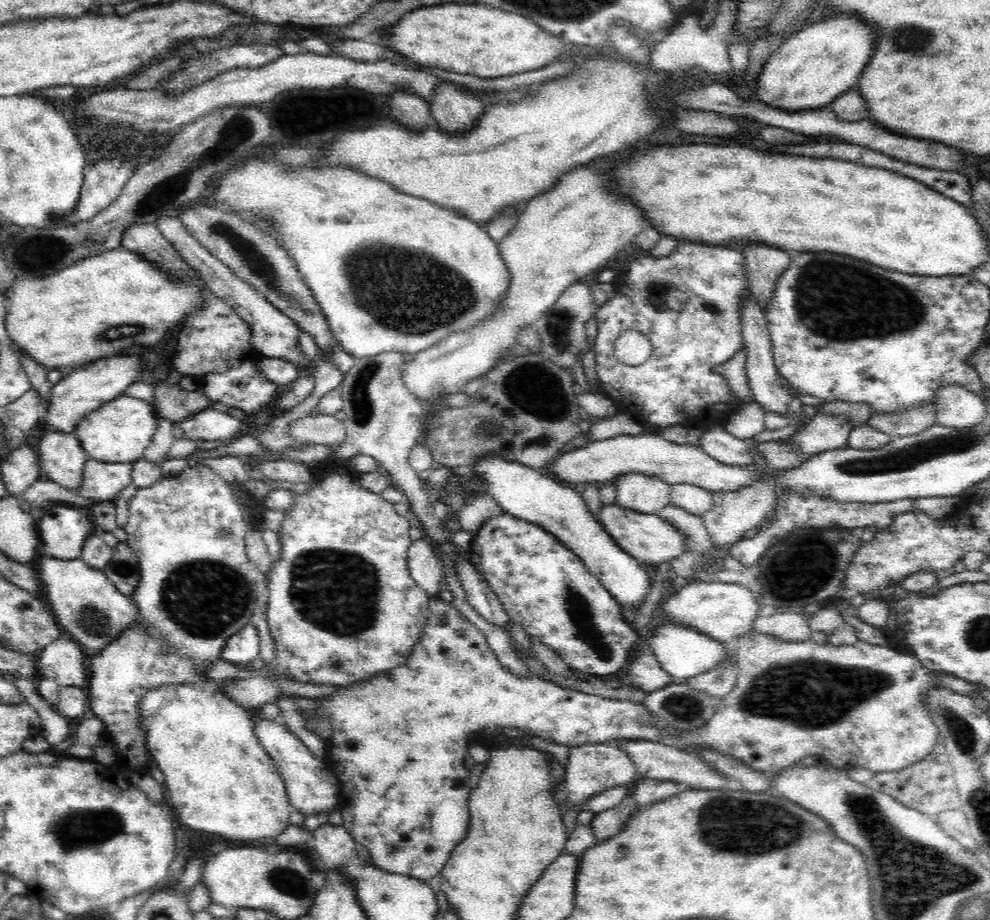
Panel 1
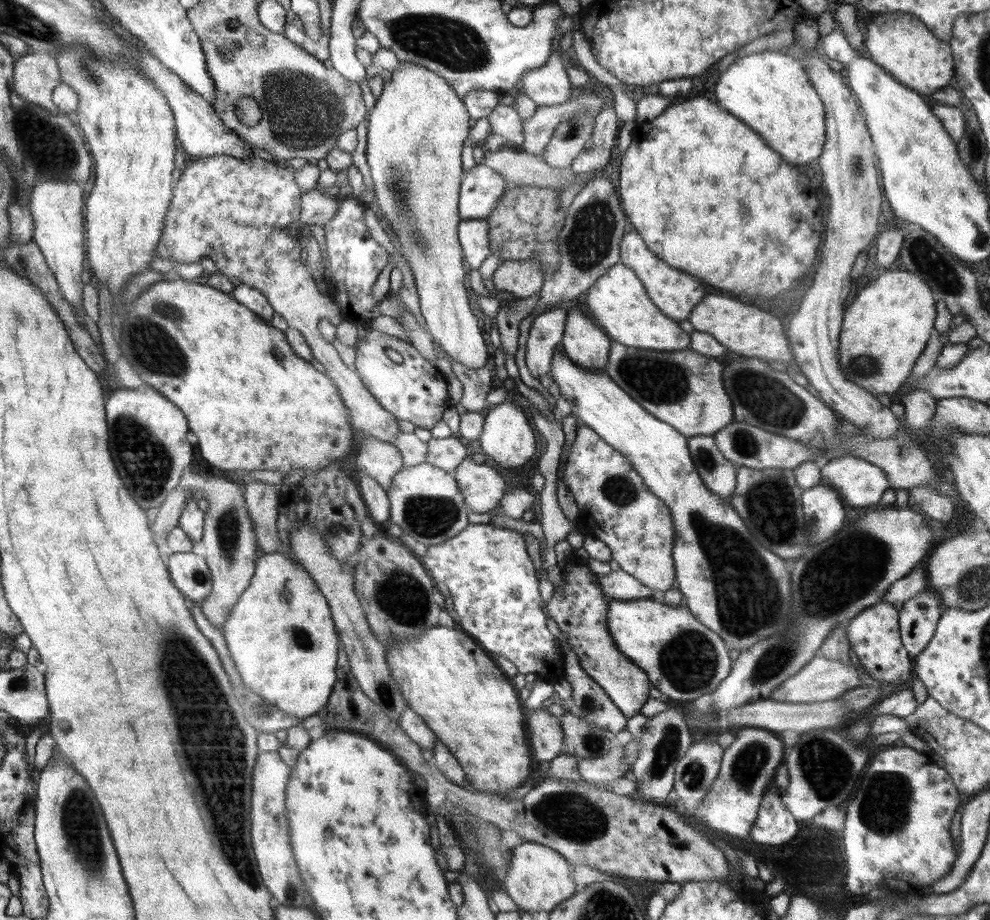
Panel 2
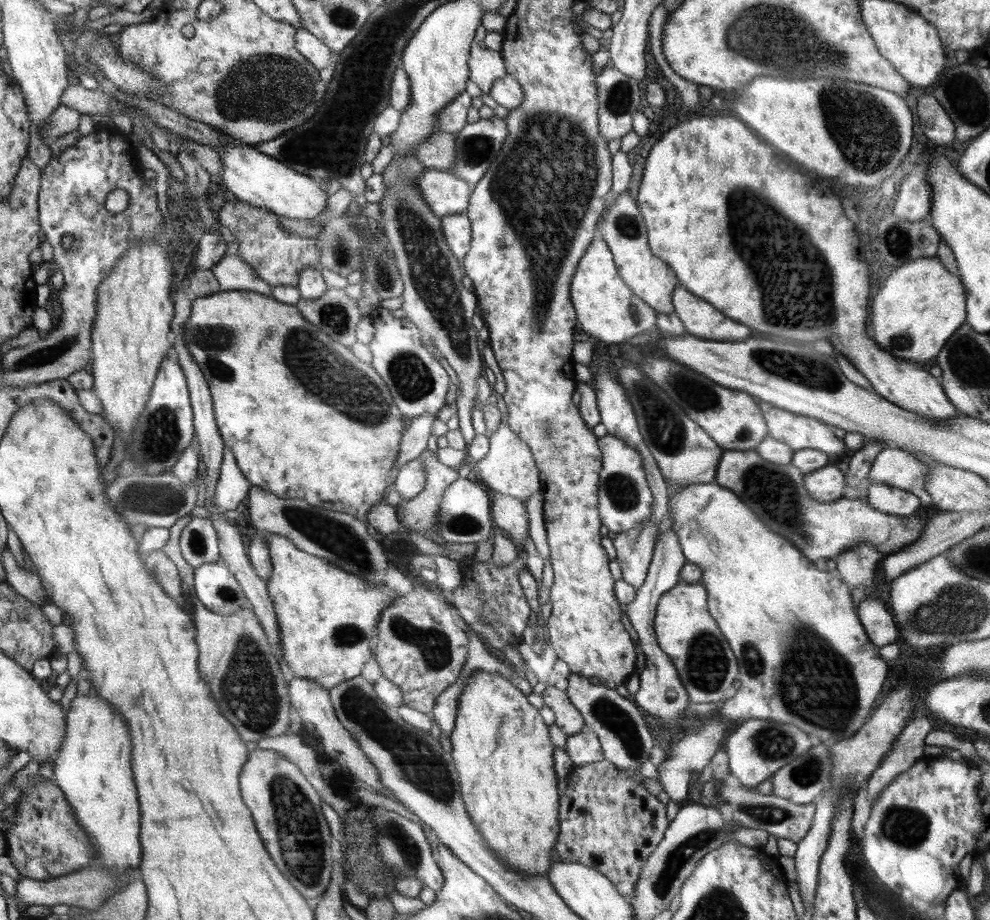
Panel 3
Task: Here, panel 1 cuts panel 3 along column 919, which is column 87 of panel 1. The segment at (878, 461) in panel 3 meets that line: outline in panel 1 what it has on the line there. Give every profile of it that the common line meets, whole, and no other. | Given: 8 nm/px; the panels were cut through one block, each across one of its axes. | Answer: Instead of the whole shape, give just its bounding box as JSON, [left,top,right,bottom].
[77,458,133,502]

